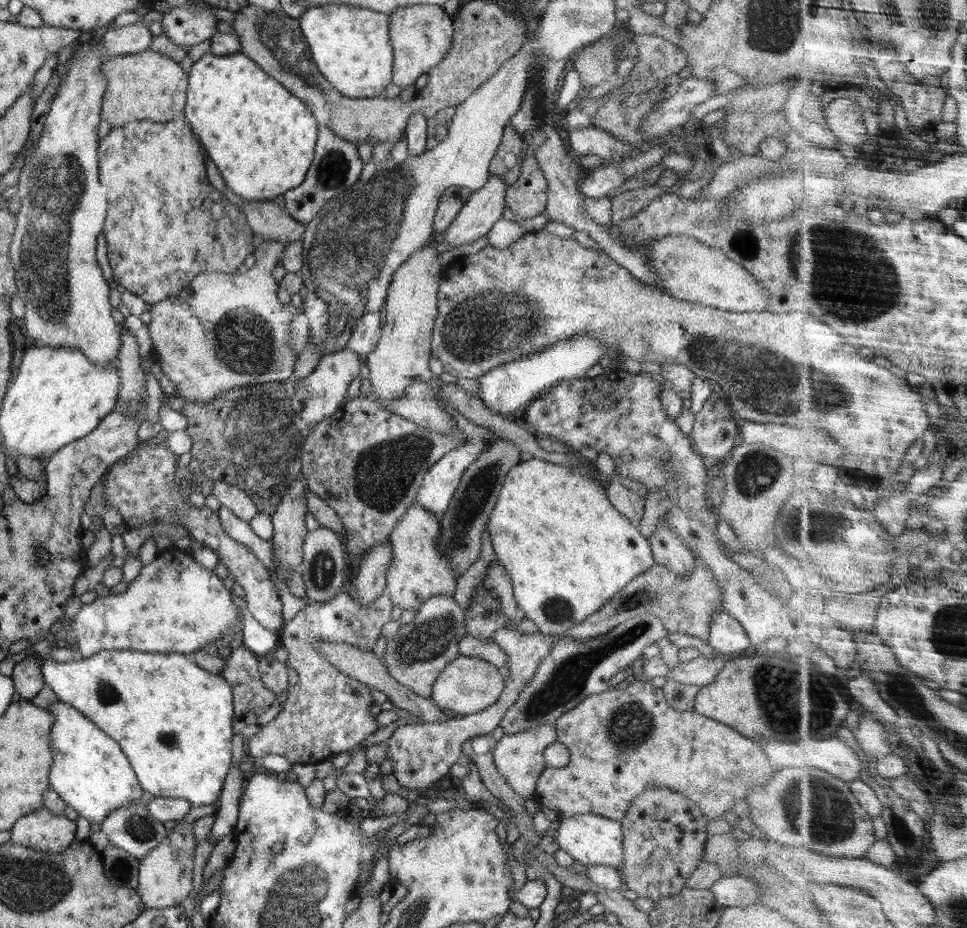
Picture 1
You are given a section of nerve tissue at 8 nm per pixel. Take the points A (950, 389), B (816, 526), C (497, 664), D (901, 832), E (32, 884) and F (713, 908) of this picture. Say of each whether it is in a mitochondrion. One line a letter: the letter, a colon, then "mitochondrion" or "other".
A: other
B: mitochondrion
C: other
D: mitochondrion
E: mitochondrion
F: other

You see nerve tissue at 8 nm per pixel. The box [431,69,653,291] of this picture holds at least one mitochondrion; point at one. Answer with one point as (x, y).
(538, 108)

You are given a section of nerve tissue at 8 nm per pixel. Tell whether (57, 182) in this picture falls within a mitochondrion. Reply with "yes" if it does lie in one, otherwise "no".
yes

